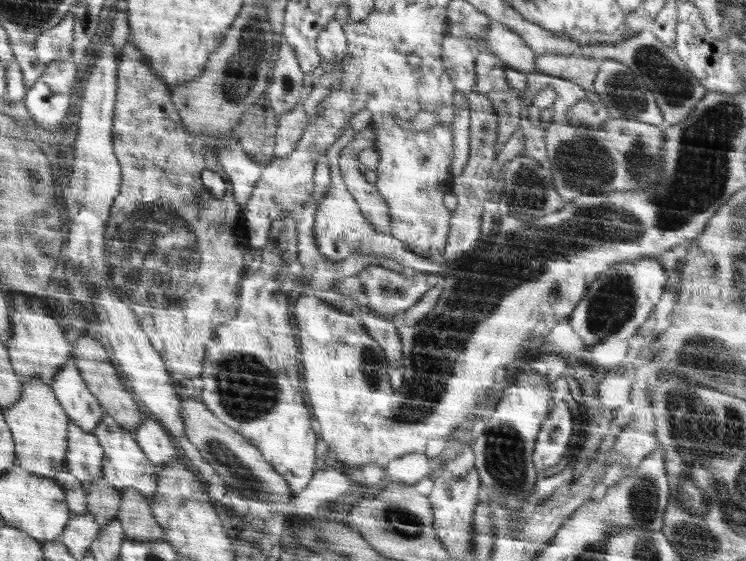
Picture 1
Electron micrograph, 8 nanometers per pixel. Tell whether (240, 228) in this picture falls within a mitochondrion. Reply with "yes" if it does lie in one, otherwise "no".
no

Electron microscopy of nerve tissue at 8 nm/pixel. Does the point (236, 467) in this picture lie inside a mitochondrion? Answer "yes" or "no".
yes

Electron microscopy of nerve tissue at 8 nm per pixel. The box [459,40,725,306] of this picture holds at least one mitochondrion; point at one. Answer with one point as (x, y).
(652, 71)

